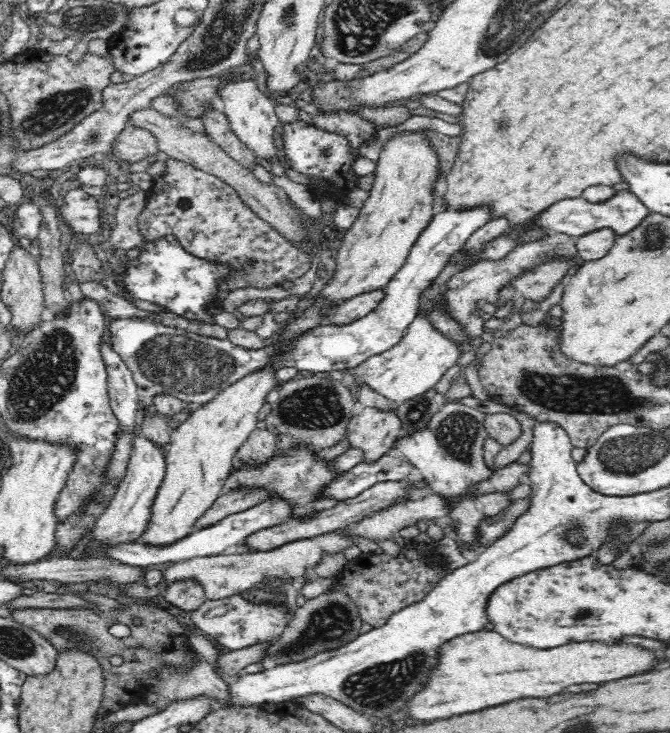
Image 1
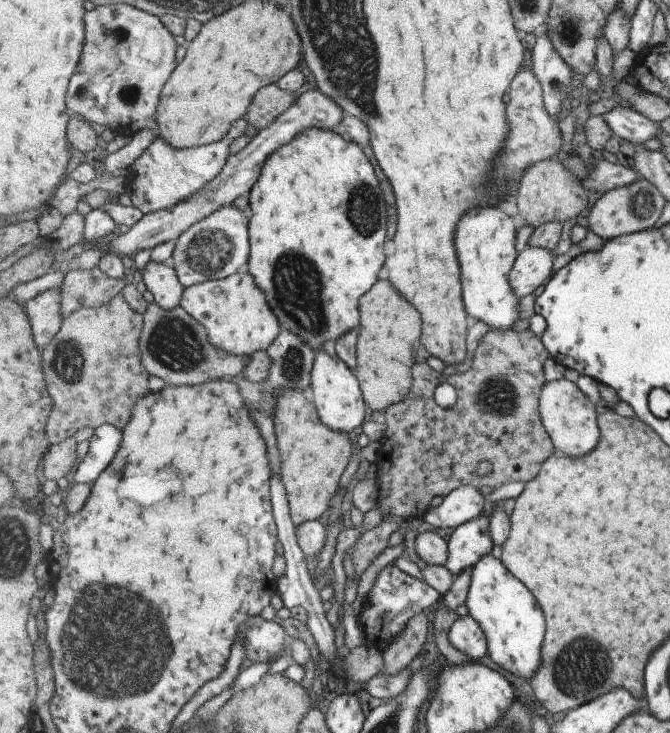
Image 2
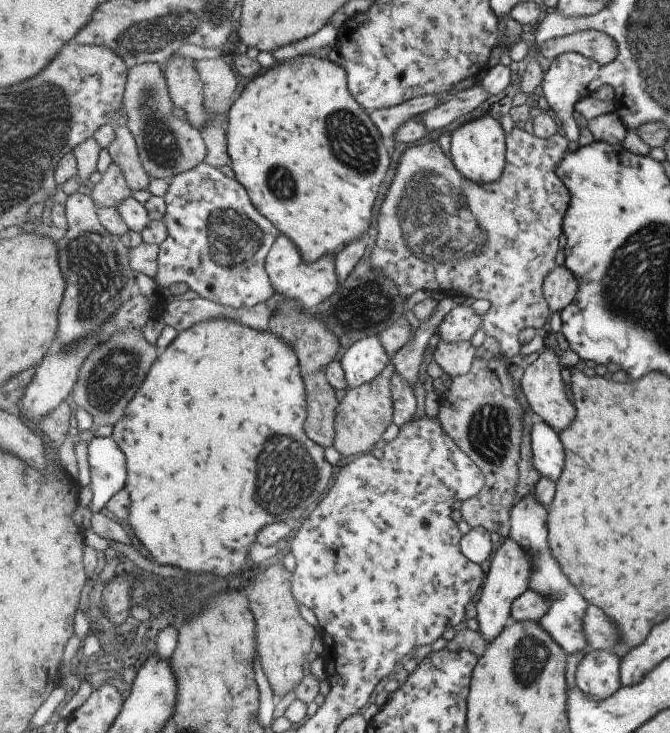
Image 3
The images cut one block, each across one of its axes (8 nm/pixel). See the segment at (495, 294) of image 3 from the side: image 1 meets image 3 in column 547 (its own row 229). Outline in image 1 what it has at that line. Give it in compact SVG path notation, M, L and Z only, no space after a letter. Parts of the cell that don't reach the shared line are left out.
M168 158L165 166L165 172L154 178L145 207L137 218L139 232L150 243L170 236L178 241L187 253L208 261L208 264L216 265L219 270L225 270L225 273L213 279L216 281L216 289L223 294L238 288L270 288L286 280L300 278L310 270L310 263L313 260L311 250L329 243L333 235L322 231L318 223L312 223L296 209L296 213L300 215L297 219L300 225L300 239L296 243L288 239L278 227L272 226L267 219L260 218L242 199L235 187L223 179L173 158Z

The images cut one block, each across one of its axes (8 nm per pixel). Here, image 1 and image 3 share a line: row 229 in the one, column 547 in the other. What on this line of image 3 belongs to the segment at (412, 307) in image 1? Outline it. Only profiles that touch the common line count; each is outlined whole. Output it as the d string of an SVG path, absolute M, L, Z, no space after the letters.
M538 419L532 428L533 464L541 477L559 480L565 466L565 448L560 433Z

